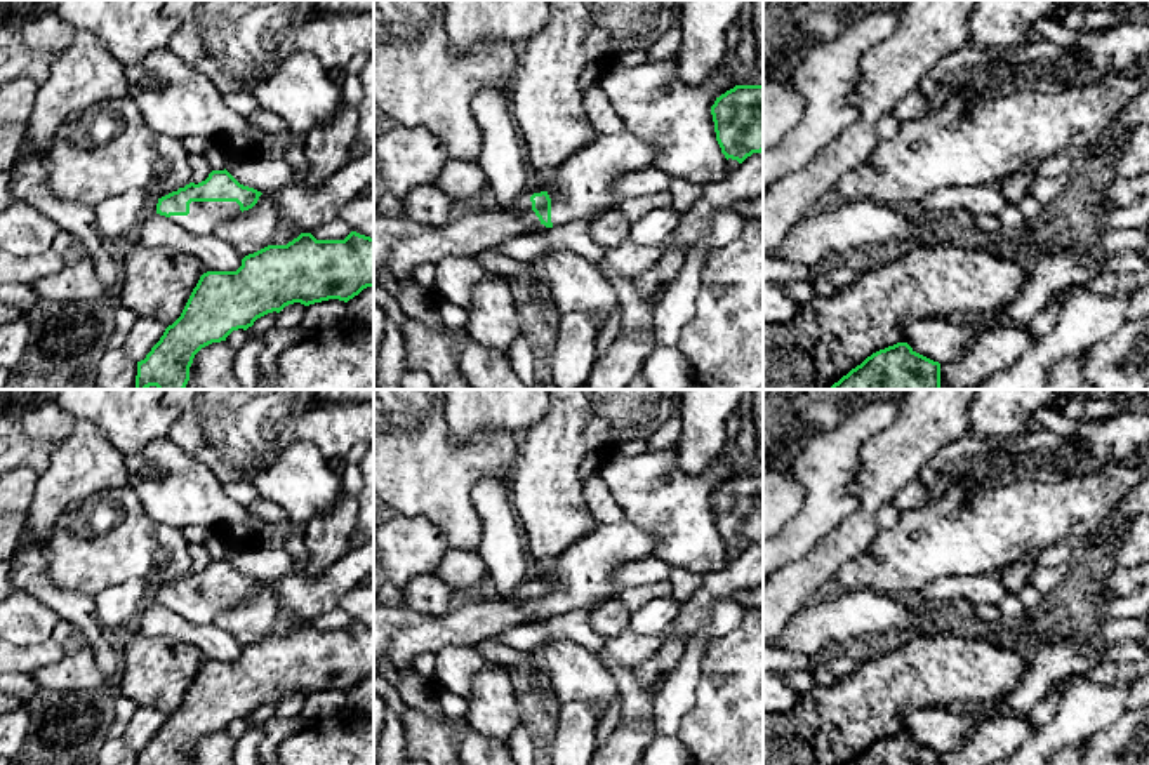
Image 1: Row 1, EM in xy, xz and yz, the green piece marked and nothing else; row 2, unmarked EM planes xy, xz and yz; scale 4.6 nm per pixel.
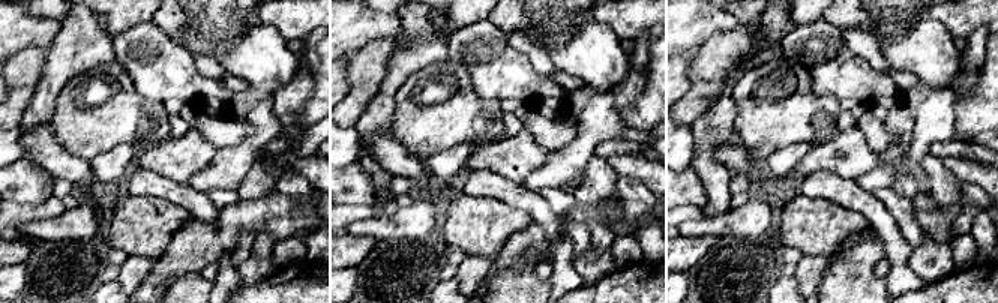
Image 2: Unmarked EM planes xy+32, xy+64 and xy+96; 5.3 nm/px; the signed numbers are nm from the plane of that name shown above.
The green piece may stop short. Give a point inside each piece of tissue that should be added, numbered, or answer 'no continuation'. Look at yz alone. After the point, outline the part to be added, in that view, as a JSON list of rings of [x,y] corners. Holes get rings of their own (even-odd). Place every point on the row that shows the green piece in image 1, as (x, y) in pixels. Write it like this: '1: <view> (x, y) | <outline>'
no continuation

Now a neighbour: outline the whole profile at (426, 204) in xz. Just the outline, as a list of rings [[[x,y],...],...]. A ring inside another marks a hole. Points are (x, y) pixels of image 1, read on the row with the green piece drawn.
[[[435,184],[417,186],[405,198],[407,217],[431,228],[447,224],[452,219],[452,207],[450,196]]]

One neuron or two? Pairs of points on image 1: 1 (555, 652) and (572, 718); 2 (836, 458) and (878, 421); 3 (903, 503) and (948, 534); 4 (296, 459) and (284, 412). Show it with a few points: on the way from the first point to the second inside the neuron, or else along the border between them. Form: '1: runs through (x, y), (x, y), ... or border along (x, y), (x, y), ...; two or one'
1: border along (562, 705), (593, 703), (604, 713); two
2: runs through (847, 447), (868, 426); one
3: border along (927, 499), (901, 513); two
4: border along (294, 439), (261, 470); two

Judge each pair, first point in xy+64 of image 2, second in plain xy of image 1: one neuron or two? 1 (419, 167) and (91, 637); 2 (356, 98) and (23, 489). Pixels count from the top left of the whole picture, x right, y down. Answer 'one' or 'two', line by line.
1: one
2: one

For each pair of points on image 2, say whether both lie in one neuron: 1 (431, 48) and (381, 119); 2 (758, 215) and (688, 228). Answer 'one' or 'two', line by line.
1: one
2: one

